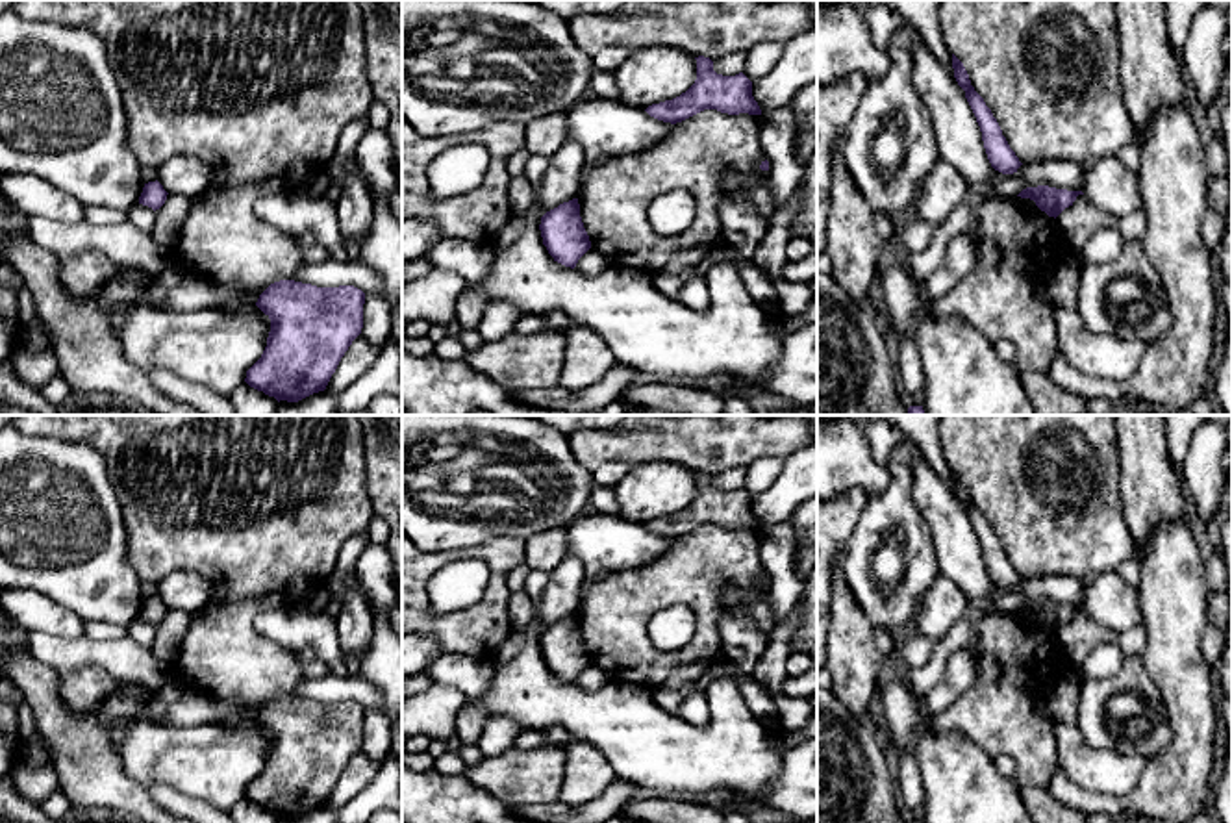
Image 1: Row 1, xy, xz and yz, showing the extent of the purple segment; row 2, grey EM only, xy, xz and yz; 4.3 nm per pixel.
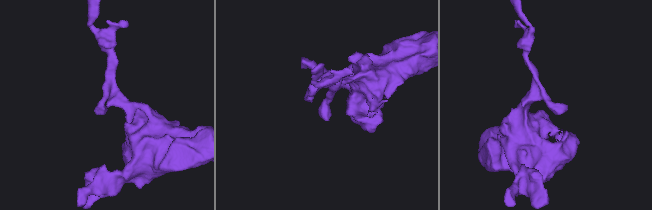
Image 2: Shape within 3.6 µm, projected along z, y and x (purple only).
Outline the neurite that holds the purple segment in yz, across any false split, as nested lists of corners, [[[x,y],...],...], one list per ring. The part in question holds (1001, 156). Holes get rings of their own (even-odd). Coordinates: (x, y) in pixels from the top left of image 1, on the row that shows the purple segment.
[[[952,54],[952,69],[958,85],[965,91],[965,98],[976,117],[982,132],[984,148],[991,167],[1002,174],[1013,174],[1023,165],[1015,152],[1010,148],[1002,130],[986,106],[984,98],[971,85],[969,74],[963,63]]]

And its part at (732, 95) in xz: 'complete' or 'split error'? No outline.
complete

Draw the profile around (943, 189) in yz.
[[[939,158],[921,187],[913,215],[928,224],[941,226],[965,195],[967,182],[963,176]]]

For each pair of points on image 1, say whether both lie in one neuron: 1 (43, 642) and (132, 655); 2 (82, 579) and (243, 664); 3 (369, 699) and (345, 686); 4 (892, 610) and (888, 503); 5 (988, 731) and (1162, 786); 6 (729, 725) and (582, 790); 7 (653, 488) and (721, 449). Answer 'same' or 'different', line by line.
1: same
2: different
3: same
4: same
5: different
6: different
7: different

